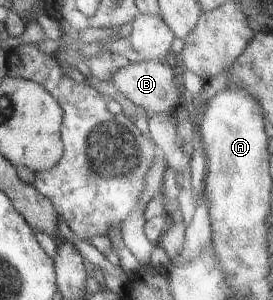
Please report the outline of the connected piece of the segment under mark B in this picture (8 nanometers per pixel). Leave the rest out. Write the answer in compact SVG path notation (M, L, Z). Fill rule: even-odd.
M141 61L121 67L113 74L111 82L118 93L121 93L135 106L141 107L149 115L154 113L173 115L184 104L178 92L177 79L173 73L173 68L167 64L159 64L157 61Z

